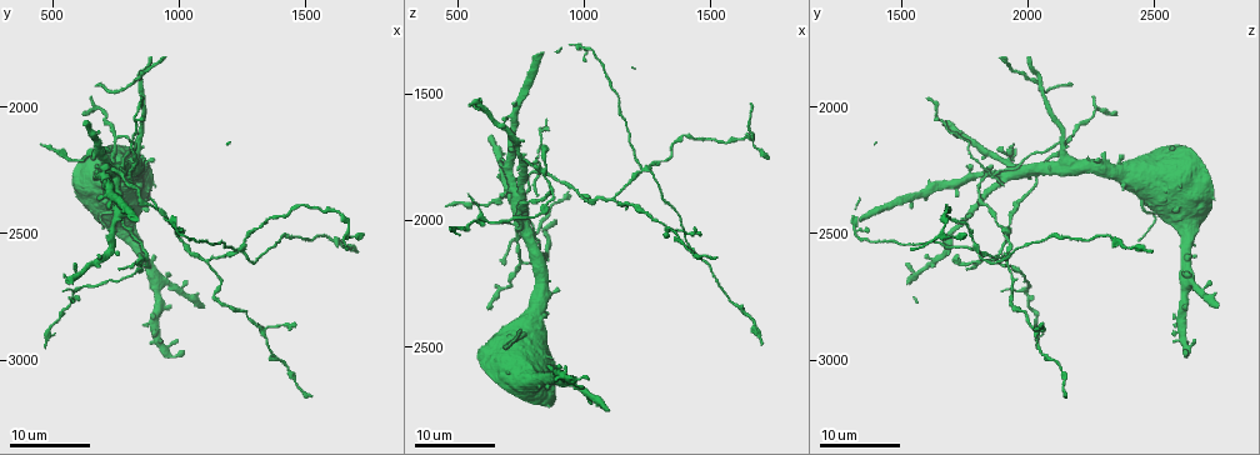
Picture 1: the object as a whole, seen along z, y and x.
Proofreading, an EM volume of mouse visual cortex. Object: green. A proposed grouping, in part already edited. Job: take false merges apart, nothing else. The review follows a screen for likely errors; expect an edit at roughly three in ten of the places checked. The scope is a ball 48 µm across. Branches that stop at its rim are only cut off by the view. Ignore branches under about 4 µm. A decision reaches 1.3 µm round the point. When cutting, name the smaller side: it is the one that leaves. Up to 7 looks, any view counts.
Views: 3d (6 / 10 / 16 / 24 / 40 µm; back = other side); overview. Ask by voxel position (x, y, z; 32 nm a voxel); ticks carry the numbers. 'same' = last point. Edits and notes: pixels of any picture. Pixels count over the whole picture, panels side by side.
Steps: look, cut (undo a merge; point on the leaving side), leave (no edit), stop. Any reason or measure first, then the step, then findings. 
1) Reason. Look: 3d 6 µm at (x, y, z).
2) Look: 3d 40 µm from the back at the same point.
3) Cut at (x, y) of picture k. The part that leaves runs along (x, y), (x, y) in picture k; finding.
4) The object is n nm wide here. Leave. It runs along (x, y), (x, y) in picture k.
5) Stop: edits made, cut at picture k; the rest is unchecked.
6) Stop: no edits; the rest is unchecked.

Small branch off a trunk. Look: 3d 16 µm at (1100, 2610, 1920).

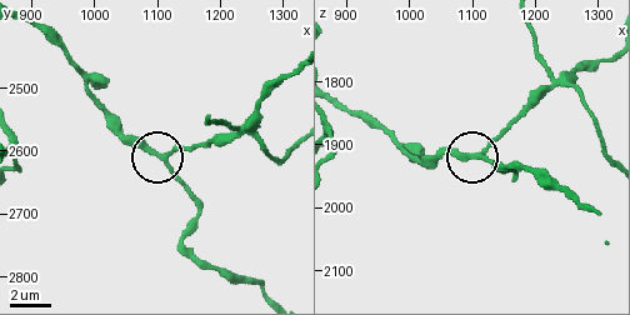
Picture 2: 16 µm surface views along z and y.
Look: 3d 10 µm at (1110, 2615, 1920).

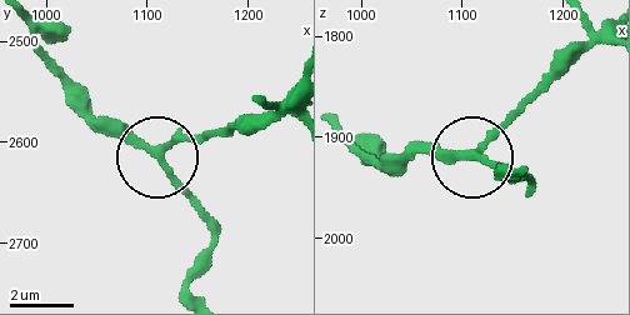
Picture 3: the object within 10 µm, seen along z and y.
Look: 3d 10 µm from the back at (1112, 2612, 1918).

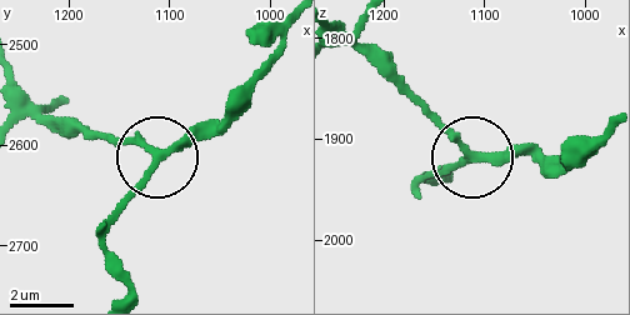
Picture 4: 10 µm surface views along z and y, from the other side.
The side arm is 27 µm long. Leave. It runs along (293, 24), (276, 64), (228, 113), (163, 150), (101, 223) in picture 4; all the same neuron.

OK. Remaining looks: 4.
Look: 3d 24 µm at (730, 2270, 2040).

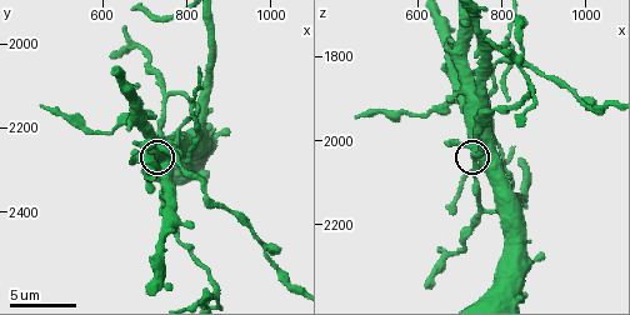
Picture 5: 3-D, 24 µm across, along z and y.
Look: 3d 6 µm at the same point.

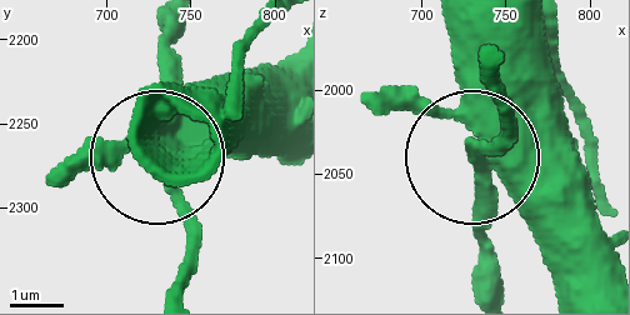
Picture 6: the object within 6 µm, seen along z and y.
Leave. Continuous, no second neuron.

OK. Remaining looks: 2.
Small branch off a trunk. Look: 3d 24 µm at (1250, 2570, 1800).

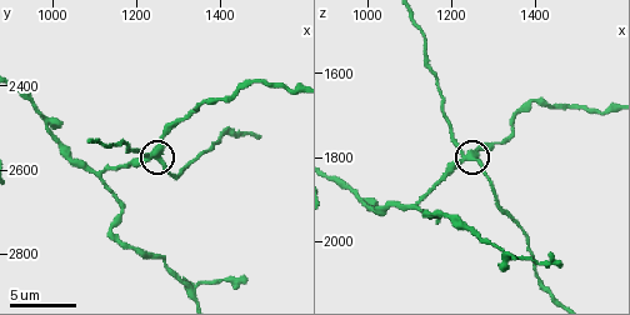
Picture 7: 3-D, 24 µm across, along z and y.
Look: 3d 6 µm at (1235, 2560, 1800).

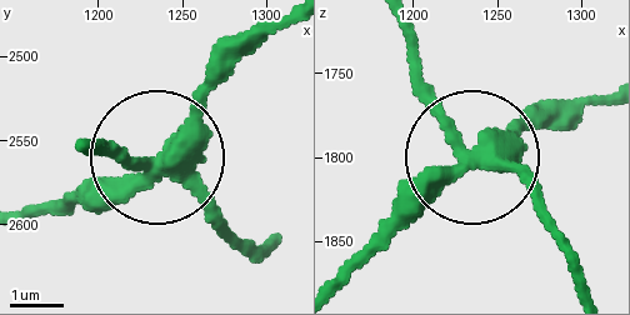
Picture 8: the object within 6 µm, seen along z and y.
4 arms meet here. Cut at (125, 160) of picture 8. The part that leaves runs along (173, 175), (263, 251) in picture 8; two neurons meet here.

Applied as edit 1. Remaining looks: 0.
Stop: edits made, cut at picture 8; the rest is unchecked.

